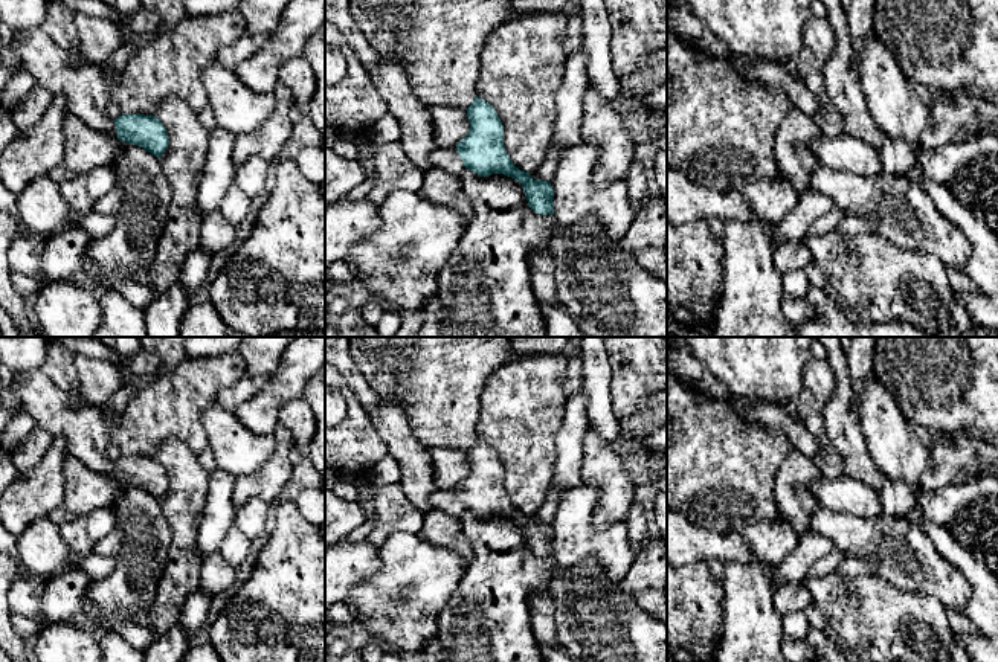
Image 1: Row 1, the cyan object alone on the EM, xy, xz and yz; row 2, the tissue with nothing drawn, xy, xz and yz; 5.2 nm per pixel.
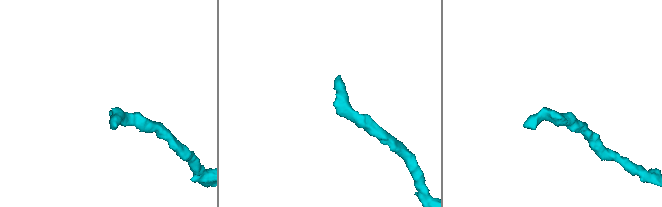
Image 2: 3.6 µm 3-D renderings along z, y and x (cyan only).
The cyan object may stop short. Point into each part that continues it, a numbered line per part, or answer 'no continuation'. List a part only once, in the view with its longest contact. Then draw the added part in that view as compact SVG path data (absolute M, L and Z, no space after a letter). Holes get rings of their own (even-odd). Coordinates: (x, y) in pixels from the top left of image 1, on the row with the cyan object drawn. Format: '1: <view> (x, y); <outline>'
1: xz (447, 159); M436 146L429 156L432 165L455 177L462 177L465 172L464 162L461 160L456 146Z

